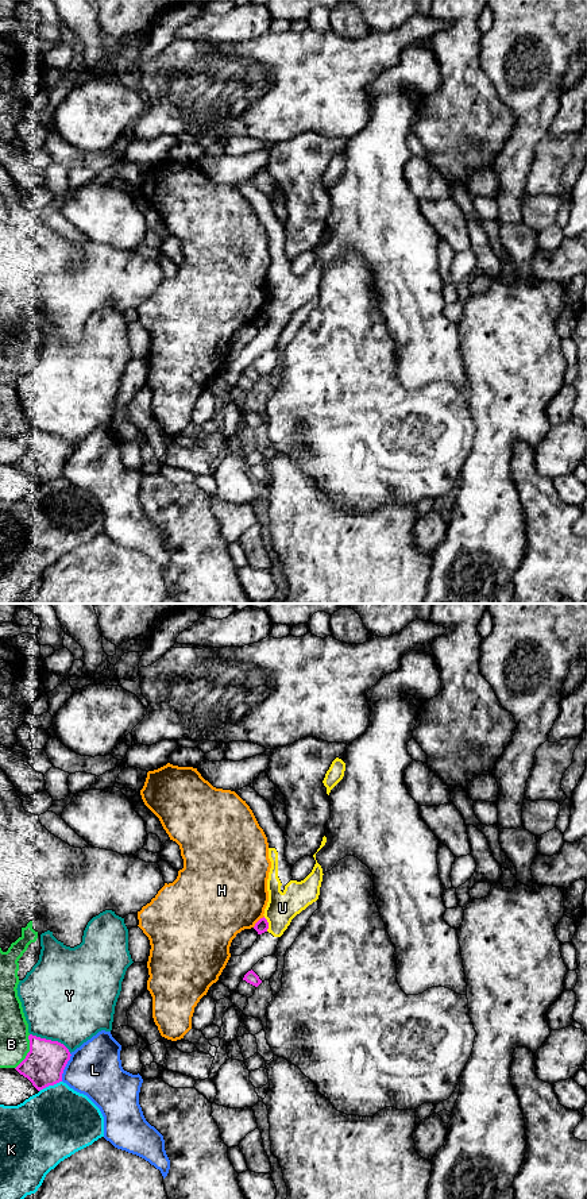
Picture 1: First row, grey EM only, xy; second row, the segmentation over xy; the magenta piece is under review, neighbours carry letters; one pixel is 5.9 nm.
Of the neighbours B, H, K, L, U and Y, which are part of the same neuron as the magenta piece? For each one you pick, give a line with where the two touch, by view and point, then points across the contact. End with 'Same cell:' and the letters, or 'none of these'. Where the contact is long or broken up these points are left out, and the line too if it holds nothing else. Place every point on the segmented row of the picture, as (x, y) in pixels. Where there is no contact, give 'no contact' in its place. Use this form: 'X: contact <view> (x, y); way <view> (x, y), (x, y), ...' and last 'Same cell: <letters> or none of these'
Same cell: none of these

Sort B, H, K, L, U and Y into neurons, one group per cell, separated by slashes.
B / H / K / L / U / Y

